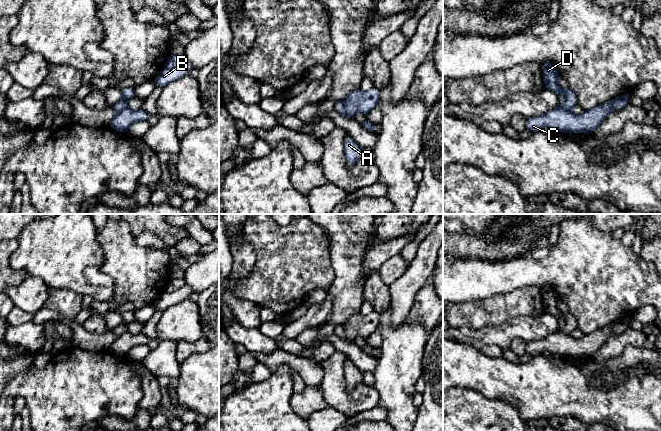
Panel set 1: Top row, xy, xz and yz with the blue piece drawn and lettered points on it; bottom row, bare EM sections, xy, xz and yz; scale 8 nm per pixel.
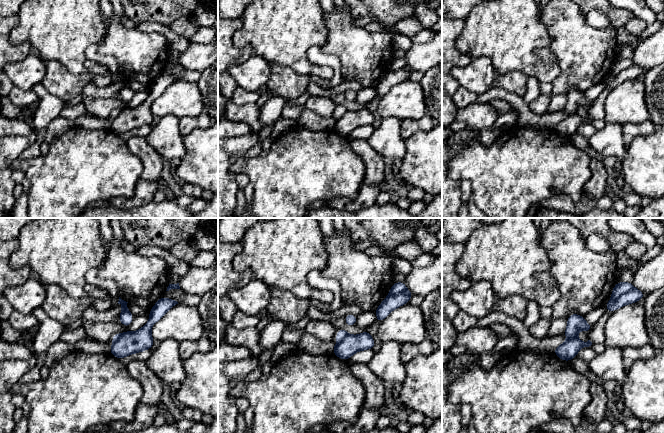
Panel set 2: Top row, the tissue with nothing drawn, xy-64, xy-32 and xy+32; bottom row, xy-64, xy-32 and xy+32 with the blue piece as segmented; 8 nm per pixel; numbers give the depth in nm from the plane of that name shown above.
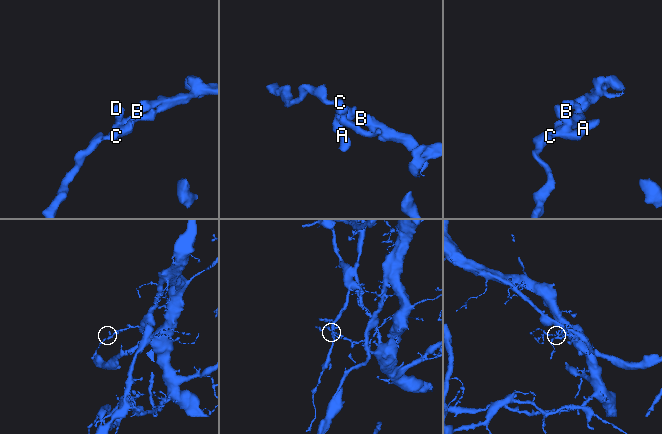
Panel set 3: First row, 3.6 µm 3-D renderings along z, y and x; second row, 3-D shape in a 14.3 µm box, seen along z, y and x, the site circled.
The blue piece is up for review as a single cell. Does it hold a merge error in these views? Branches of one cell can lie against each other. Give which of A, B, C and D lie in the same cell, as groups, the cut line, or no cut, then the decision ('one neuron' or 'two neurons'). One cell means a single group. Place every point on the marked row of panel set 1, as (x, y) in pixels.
groups A B C / D; cut xy (185, 59), (172, 67), (165, 68); two neurons

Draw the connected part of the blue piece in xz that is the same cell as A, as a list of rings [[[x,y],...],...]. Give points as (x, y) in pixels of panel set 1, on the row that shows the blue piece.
[[[347,134],[344,139],[344,154],[349,167],[363,158],[363,149]]]

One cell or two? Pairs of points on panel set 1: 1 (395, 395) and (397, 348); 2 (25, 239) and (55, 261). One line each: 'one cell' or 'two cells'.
1: one cell
2: one cell

